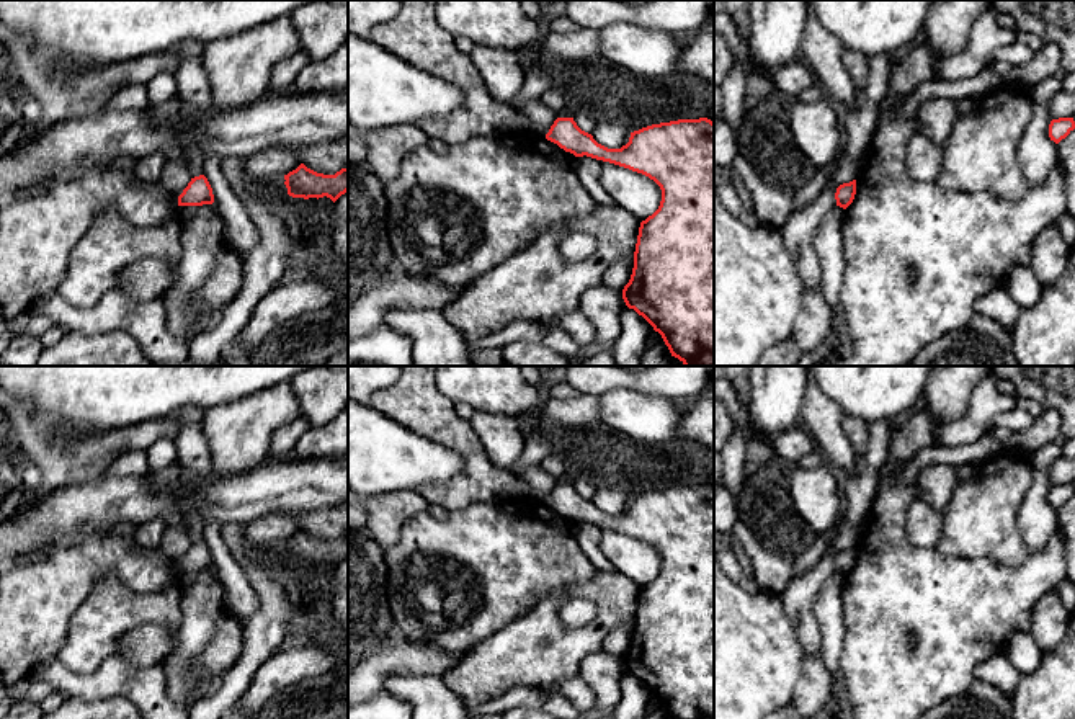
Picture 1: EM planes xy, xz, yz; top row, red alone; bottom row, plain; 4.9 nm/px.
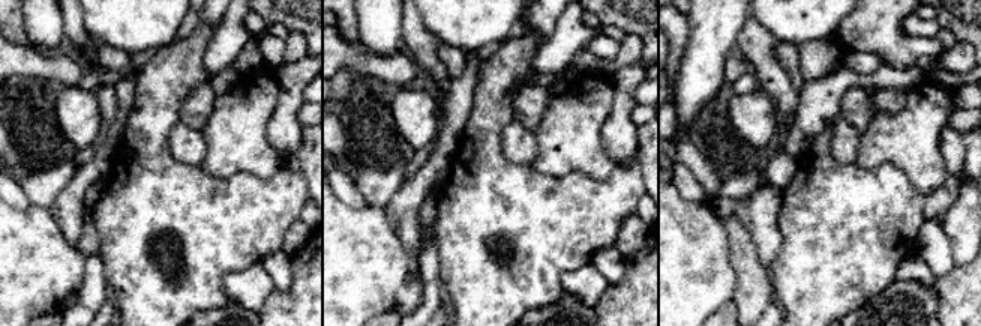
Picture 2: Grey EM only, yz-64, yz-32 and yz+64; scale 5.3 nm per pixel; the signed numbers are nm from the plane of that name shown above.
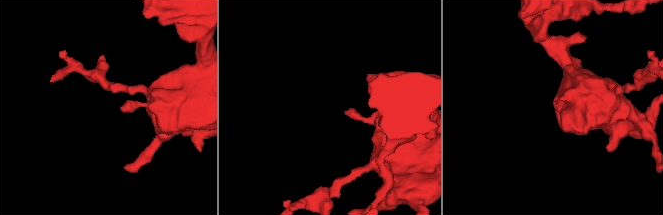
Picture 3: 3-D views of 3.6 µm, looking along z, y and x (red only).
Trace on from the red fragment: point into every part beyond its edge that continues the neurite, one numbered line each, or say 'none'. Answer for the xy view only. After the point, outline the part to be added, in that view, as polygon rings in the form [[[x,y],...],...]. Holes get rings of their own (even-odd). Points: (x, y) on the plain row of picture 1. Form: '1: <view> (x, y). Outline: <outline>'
none

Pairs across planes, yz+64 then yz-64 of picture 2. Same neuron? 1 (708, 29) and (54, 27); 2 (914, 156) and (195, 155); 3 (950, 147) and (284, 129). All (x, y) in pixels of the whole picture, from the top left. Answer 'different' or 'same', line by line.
1: same
2: different
3: same

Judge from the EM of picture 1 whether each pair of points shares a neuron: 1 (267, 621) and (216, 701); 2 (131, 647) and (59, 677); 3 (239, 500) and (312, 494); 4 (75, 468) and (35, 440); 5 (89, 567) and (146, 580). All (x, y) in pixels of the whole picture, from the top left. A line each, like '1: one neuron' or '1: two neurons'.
1: one neuron
2: two neurons
3: one neuron
4: one neuron
5: one neuron

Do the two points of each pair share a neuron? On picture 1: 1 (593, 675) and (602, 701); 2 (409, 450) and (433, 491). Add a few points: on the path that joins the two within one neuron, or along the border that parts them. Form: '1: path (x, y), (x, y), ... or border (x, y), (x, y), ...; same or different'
1: path (600, 682), (602, 695); same
2: border (464, 468), (448, 481), (420, 484), (414, 489); different

